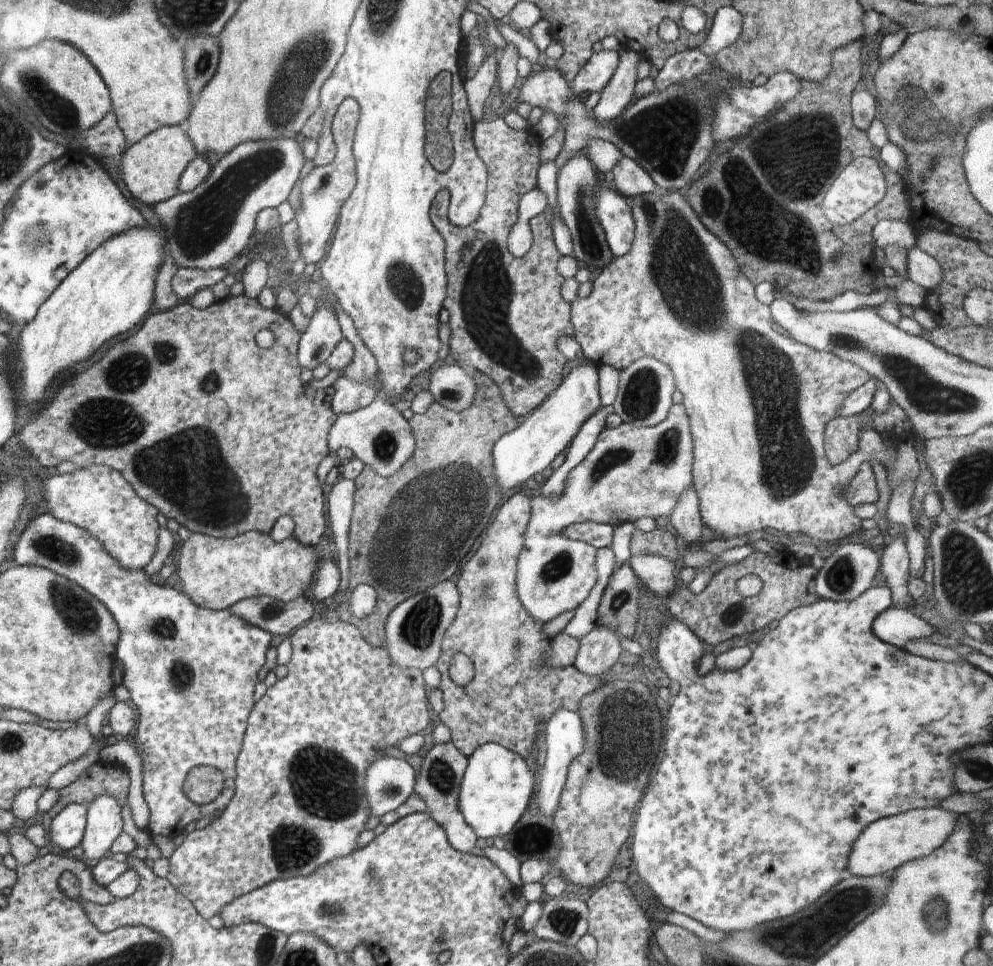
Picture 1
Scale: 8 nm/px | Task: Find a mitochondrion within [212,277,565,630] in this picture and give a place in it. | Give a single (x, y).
(427, 525)

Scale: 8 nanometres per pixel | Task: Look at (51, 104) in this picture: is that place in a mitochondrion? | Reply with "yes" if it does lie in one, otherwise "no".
yes

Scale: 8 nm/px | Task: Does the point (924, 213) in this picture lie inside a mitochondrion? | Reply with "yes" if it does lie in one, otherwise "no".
no

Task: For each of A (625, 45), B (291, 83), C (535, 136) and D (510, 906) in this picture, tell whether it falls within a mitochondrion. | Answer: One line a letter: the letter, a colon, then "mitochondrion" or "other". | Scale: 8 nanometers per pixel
A: other
B: mitochondrion
C: other
D: other

